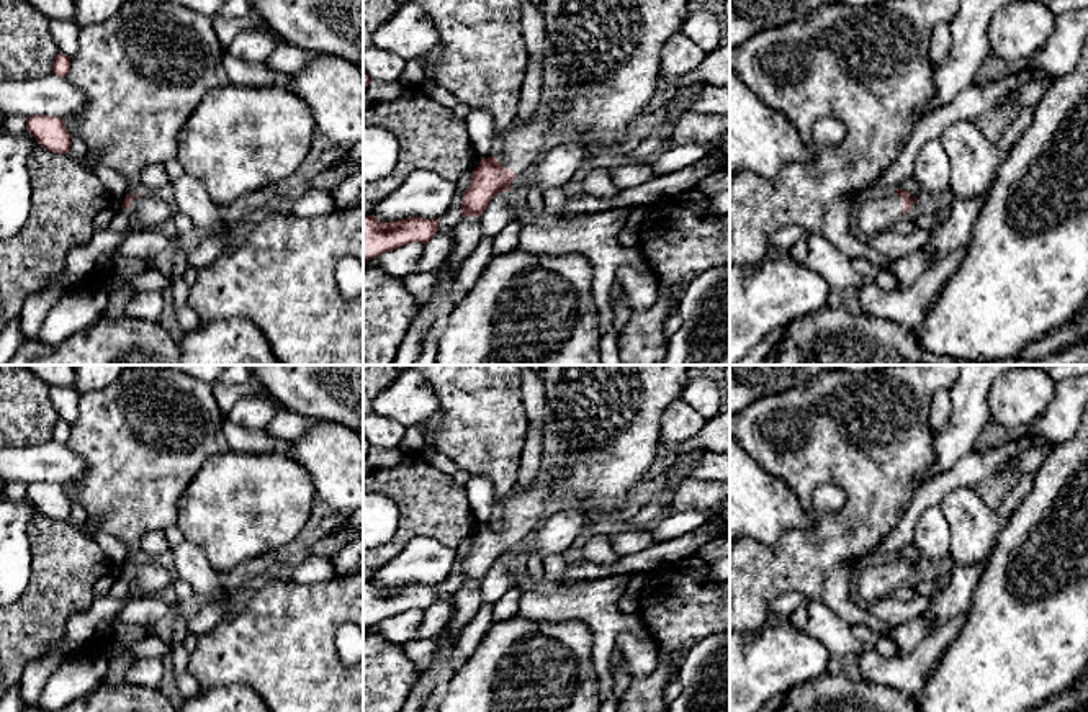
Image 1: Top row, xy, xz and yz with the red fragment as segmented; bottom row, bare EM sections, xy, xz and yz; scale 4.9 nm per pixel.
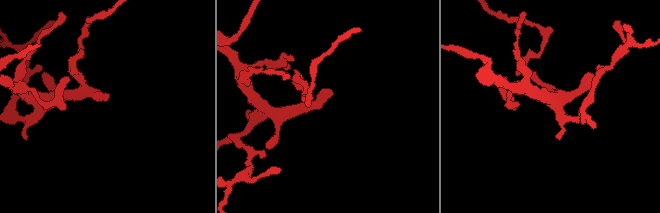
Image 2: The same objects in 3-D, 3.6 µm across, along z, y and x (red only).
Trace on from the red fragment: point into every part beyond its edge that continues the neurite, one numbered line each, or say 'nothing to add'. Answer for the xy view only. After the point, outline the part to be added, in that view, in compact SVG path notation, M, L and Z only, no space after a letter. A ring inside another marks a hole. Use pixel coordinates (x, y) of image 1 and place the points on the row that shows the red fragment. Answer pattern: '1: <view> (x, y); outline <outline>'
1: xy (148, 210); outline M141 192L129 205L133 221L142 229L170 229L172 206L155 193Z

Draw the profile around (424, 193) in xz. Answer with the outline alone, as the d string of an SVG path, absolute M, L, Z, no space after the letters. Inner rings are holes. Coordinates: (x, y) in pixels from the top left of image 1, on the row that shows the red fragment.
M432 170L411 172L398 190L384 196L370 213L381 223L424 218L438 219L452 206L455 183Z

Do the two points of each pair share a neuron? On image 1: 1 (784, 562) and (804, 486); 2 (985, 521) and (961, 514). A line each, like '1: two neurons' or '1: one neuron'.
1: one neuron
2: one neuron

